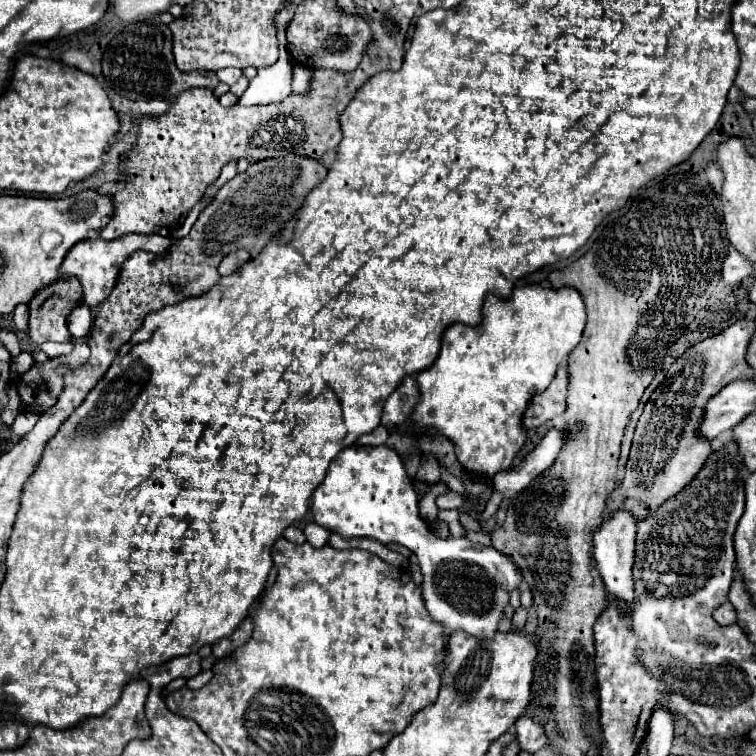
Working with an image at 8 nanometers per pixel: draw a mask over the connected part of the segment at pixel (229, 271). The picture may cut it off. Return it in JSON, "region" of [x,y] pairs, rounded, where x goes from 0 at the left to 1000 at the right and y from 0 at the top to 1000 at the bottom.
{"region":[[[311,332],[306,337],[300,337],[292,351],[290,351],[290,361],[298,366],[298,364],[308,364],[313,361],[324,348],[329,345],[329,335],[327,332]]]}

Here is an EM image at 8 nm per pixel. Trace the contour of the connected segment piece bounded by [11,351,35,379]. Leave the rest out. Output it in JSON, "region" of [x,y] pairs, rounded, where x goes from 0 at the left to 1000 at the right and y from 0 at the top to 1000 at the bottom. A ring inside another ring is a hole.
{"region":[[[30,464],[25,472],[20,472],[20,475],[15,478],[15,501],[20,499],[20,493],[33,493],[33,491],[38,491],[38,485],[41,485],[44,480],[46,480],[44,470],[36,467],[36,464]]]}

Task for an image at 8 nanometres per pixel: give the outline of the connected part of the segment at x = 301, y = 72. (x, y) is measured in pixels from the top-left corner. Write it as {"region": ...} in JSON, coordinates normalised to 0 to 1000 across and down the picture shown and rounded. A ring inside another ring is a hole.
{"region":[[[390,86],[388,89],[388,107],[385,107],[385,123],[388,126],[406,126],[406,120],[411,118],[411,99],[414,94],[409,89],[398,89],[398,86]]]}

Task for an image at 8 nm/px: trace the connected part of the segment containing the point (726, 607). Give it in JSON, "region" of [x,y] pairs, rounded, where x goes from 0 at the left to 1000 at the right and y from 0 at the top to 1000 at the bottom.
{"region":[[[962,795],[962,798],[956,798],[951,806],[946,806],[946,821],[951,824],[951,827],[970,827],[970,824],[975,824],[975,813],[972,813],[972,803]]]}

